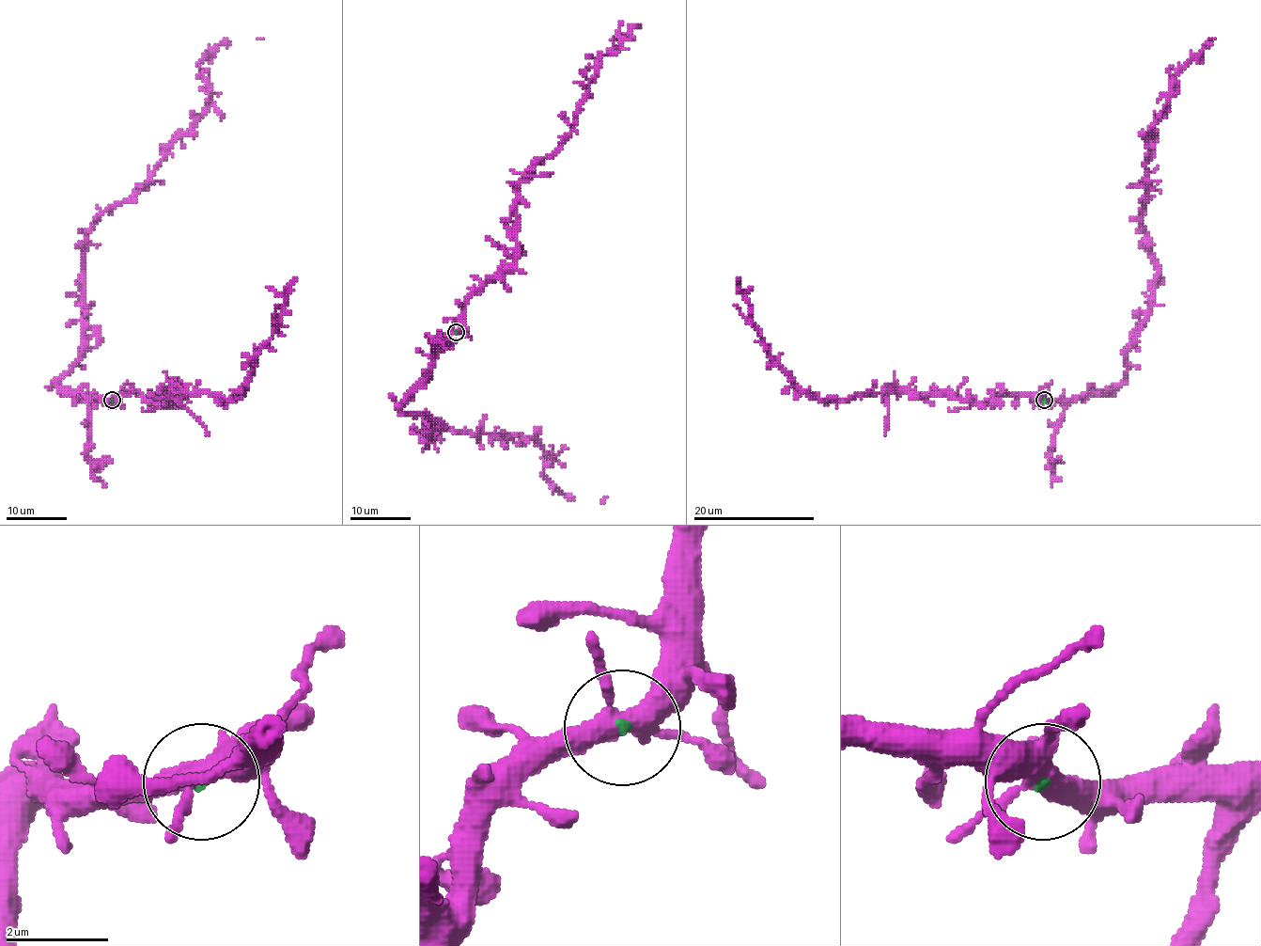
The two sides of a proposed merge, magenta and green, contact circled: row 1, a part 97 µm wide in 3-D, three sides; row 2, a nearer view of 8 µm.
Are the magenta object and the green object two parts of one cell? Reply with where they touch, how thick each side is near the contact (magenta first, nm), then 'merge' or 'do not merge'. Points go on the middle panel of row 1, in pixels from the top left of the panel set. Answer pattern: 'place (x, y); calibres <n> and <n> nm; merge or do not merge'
place (456, 332); calibres 380 and 60 nm; merge

